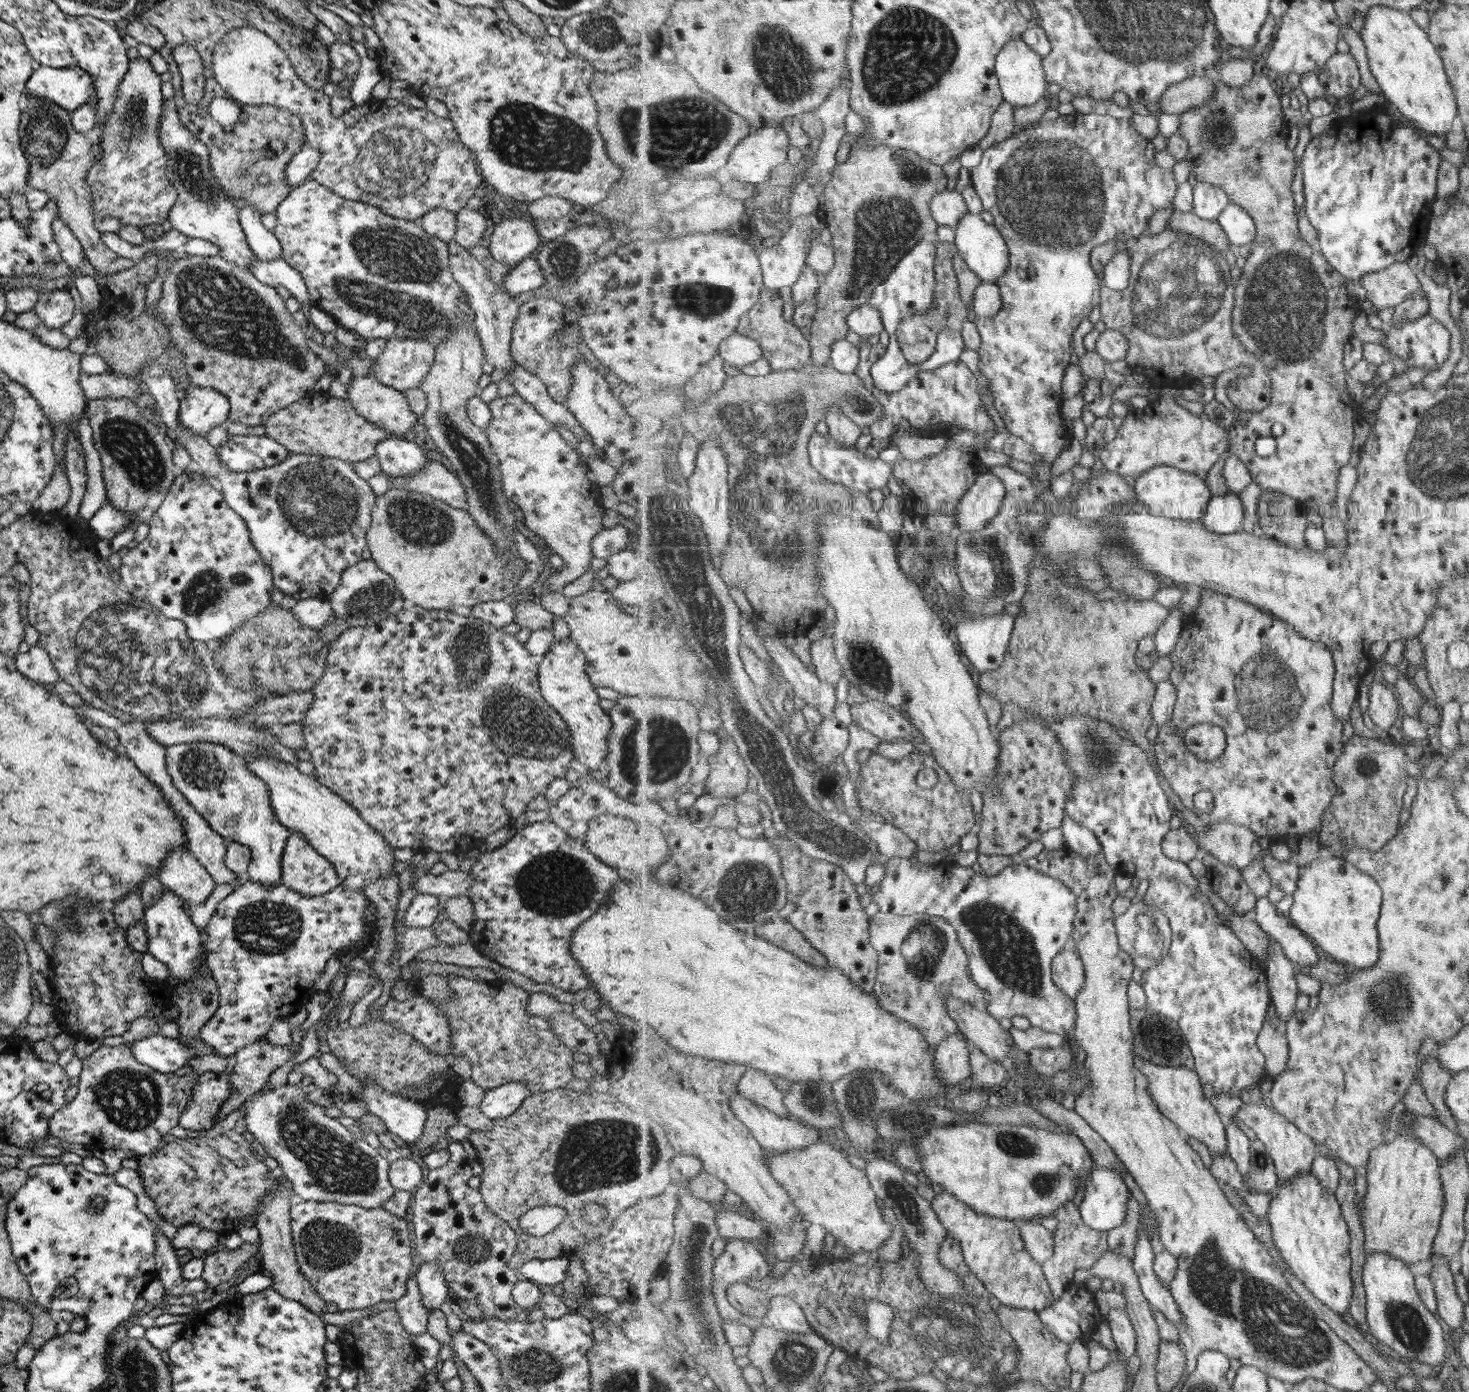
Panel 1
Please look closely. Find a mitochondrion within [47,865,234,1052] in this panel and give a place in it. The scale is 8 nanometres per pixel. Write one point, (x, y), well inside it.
(71, 920)

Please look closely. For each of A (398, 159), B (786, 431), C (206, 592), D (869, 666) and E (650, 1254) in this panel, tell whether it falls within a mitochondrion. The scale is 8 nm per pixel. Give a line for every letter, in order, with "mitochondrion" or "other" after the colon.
A: mitochondrion
B: mitochondrion
C: mitochondrion
D: mitochondrion
E: other

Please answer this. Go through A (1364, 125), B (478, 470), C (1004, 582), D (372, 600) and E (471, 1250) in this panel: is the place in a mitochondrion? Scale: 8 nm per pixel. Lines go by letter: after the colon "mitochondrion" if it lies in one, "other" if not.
A: other
B: mitochondrion
C: mitochondrion
D: mitochondrion
E: mitochondrion

